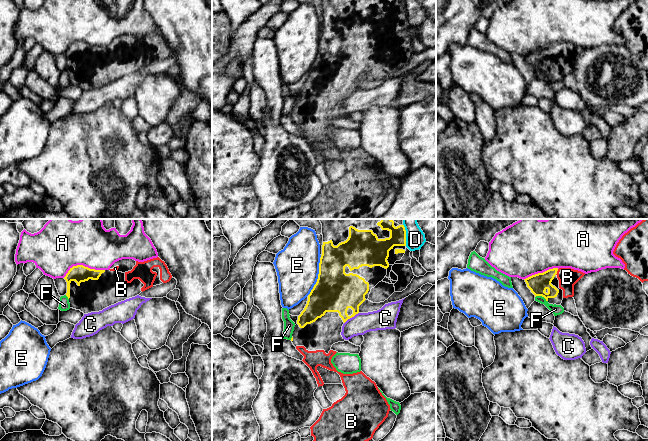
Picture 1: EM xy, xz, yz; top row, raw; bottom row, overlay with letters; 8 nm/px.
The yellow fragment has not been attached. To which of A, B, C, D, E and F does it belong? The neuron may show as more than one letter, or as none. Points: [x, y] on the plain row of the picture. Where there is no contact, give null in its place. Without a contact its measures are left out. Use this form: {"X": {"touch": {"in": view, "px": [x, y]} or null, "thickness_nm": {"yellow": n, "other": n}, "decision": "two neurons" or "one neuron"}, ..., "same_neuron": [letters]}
{"A": {"touch": {"in": "xy", "px": [83, 42]}, "thickness_nm": {"yellow": 140, "other": 380}, "decision": "two neurons"}, "B": {"touch": {"in": "yz", "px": [556, 48]}, "thickness_nm": {"yellow": 160, "other": 150}, "decision": "one neuron"}, "C": {"touch": {"in": "xz", "px": [351, 93]}, "thickness_nm": {"yellow": 340, "other": 170}, "decision": "two neurons"}, "D": {"touch": {"in": "xz", "px": [405, 11]}, "thickness_nm": {"yellow": 180, "other": 160}, "decision": "two neurons"}, "E": {"touch": {"in": "xz", "px": [318, 53]}, "thickness_nm": {"yellow": 340, "other": 360}, "decision": "two neurons"}, "F": {"touch": {"in": "yz", "px": [541, 71]}, "thickness_nm": {"yellow": 160, "other": 80}, "decision": "two neurons"}, "same_neuron": ["B"]}

